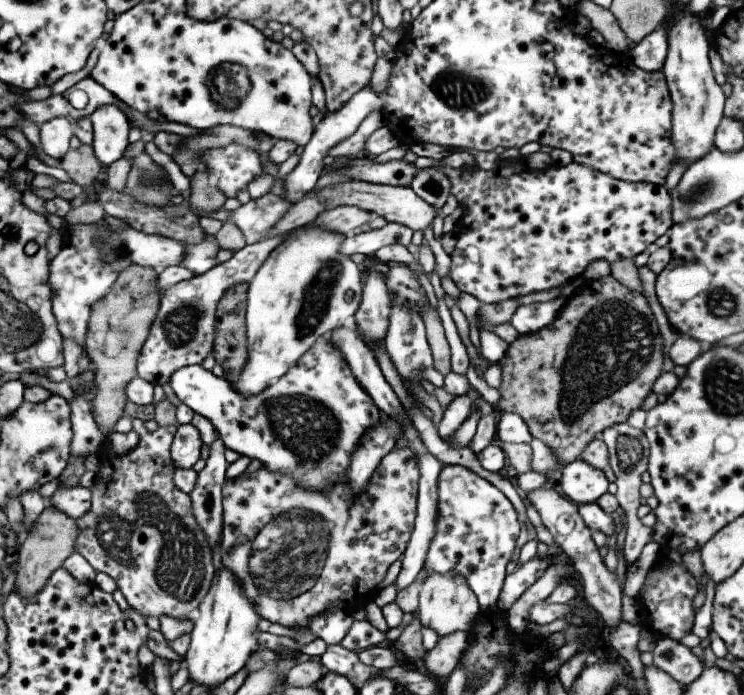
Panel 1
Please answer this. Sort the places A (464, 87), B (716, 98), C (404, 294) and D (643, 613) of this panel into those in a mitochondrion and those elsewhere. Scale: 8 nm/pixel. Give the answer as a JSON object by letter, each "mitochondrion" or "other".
{"A":"mitochondrion","B":"other","C":"other","D":"other"}

